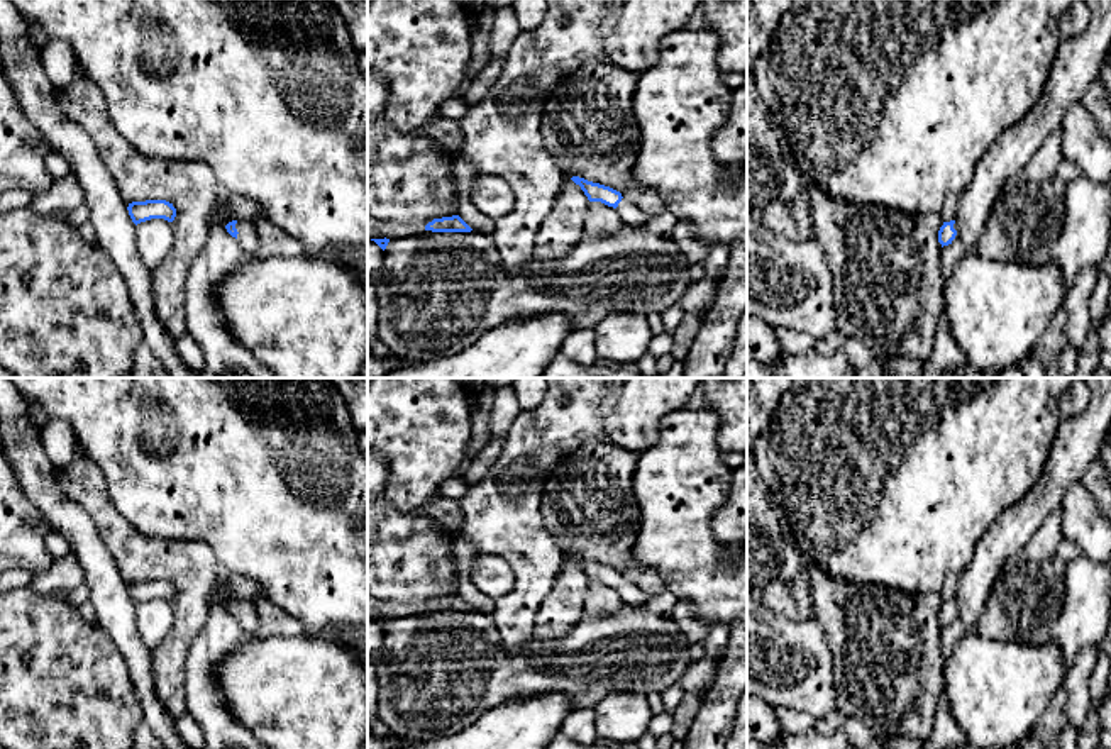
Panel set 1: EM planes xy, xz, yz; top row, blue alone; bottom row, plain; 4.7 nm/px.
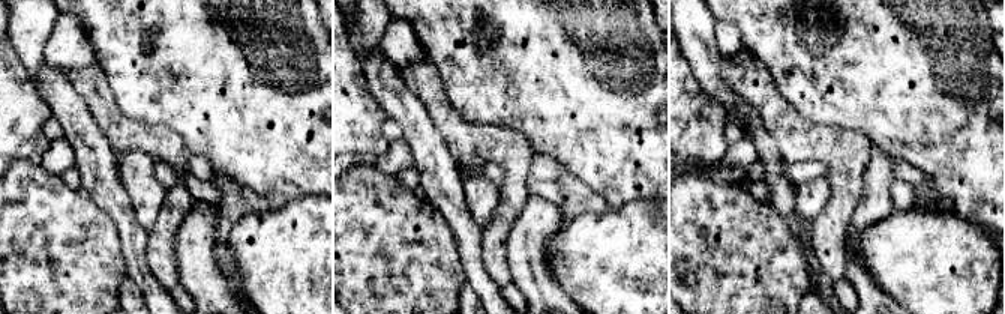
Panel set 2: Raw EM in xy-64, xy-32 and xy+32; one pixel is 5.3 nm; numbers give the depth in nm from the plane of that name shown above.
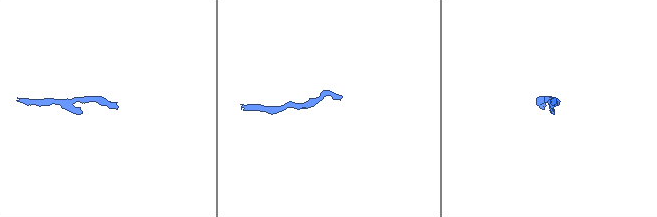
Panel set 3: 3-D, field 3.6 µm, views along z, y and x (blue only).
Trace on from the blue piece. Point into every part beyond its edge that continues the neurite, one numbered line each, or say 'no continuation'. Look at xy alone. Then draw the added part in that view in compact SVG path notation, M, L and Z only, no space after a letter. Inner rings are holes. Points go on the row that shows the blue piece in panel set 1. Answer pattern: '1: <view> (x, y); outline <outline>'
1: xy (248, 238); outline M239 220L235 224L237 242L247 256L252 256L257 249L257 232L252 220Z

